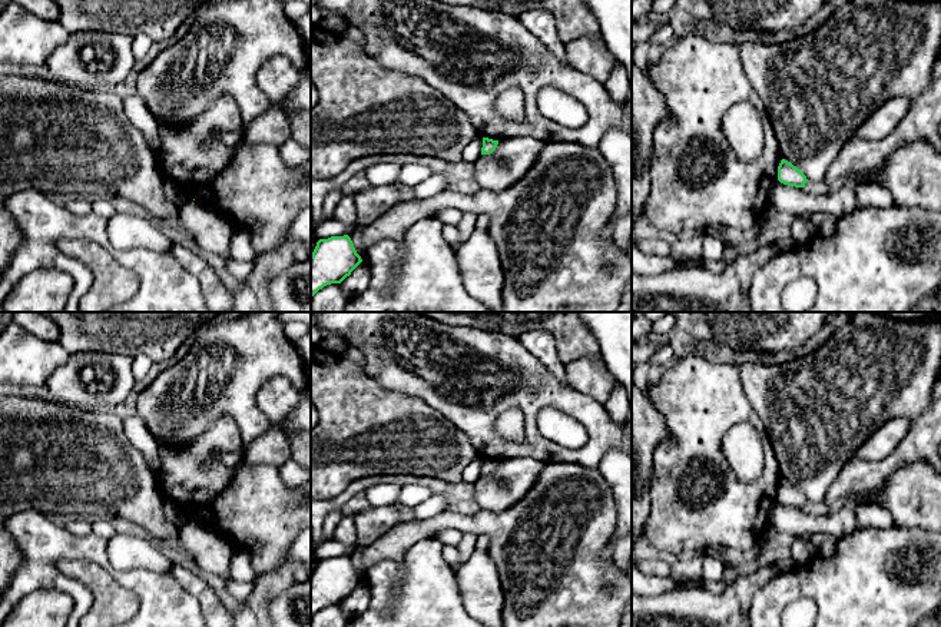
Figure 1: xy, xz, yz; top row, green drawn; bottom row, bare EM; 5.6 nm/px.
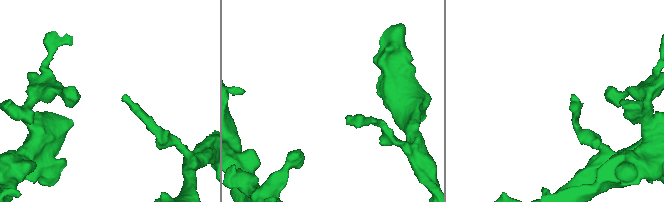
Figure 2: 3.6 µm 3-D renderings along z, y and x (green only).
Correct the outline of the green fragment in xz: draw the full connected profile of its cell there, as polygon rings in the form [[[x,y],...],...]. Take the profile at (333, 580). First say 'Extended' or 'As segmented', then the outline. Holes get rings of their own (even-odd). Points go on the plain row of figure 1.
As segmented. [[[348,555],[319,560],[311,575],[311,620],[324,607],[341,604],[361,583]]]

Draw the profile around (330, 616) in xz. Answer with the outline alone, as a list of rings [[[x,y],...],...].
[[[331,604],[319,610],[311,618],[311,627],[345,627],[348,618],[341,613],[338,604]]]

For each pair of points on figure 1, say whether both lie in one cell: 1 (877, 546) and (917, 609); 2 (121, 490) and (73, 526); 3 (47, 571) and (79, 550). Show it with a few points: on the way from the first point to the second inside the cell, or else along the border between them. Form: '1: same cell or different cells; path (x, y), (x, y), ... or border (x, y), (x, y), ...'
1: same cell; path (877, 561), (877, 569), (901, 593)
2: different cells; border (69, 517), (92, 520)
3: same cell; path (47, 561), (59, 550), (69, 550)

